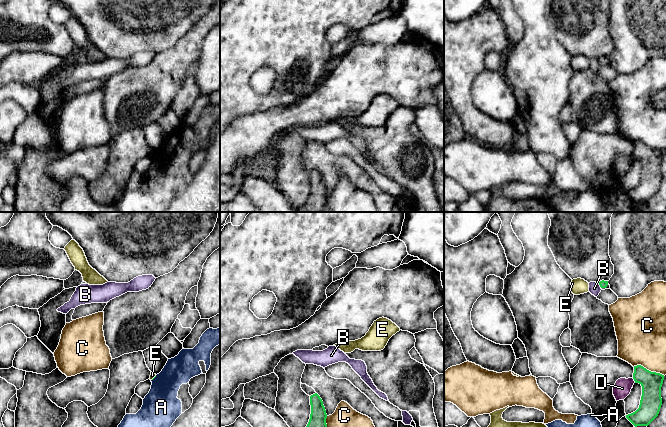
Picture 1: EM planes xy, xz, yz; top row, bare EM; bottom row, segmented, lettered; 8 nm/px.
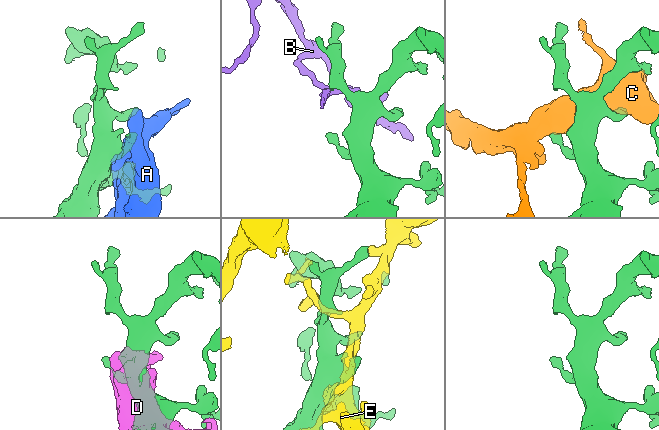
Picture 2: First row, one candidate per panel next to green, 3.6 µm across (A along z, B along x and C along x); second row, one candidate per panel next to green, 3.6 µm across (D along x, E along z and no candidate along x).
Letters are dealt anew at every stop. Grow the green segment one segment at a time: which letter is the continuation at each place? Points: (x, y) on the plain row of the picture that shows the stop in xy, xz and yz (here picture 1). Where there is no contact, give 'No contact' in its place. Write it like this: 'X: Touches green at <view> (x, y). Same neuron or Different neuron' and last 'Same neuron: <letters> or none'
A: Touches green at xy (154, 153). Different neuron
B: Touches green at yz (599, 60). Different neuron
C: Touches green at yz (648, 146). Different neuron
D: Touches green at yz (634, 156). Different neuron
E: Touches green at xy (154, 153). Different neuron
Same neuron: none

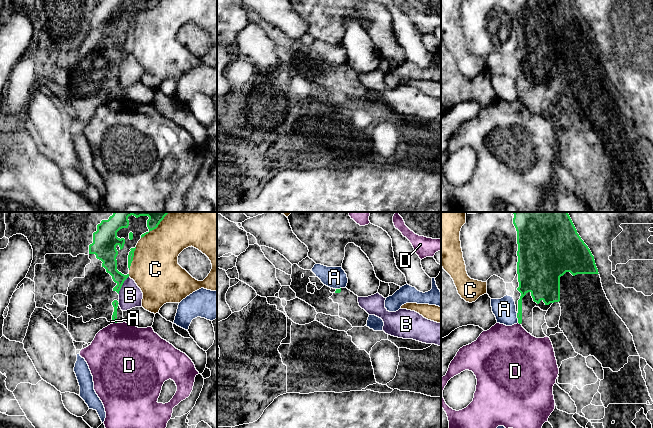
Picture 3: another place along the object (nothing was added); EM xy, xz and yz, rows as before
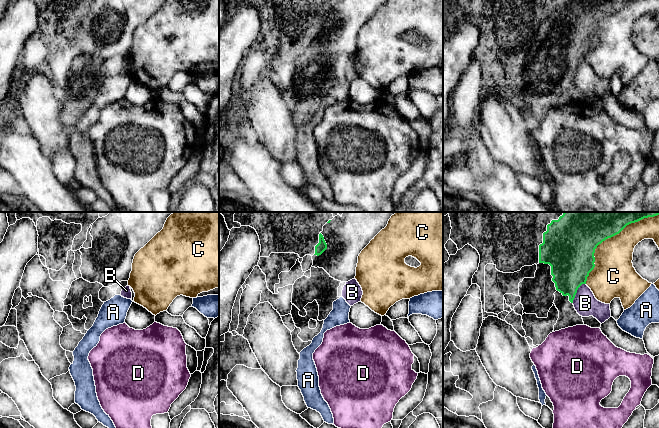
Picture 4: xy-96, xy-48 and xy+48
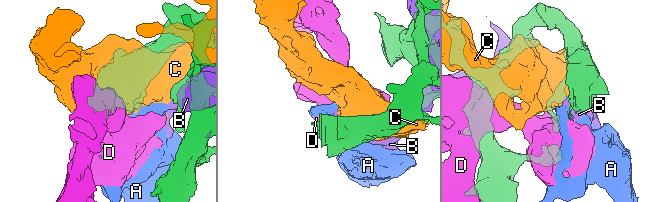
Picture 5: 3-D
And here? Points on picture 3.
A: Touches green at yz (517, 93). Different neuron
B: Touches green at xy (122, 60). Different neuron
C: Touches green at xy (132, 35). Different neuron
D: Touches green at xy (115, 98). Different neuron
Same neuron: none

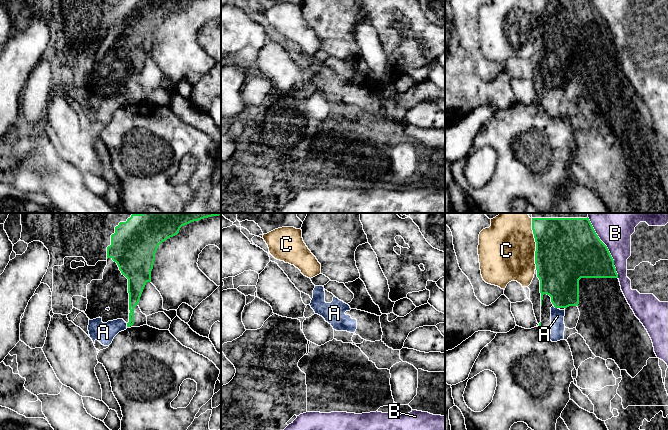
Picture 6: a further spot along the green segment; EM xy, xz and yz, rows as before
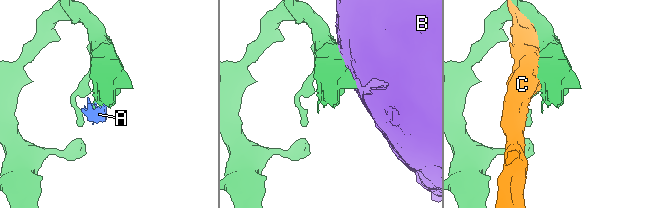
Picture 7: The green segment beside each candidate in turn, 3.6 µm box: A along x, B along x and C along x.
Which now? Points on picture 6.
A: Touches green at yz (555, 83). Same neuron
B: Touches green at yz (608, 27). Different neuron
C: Touches green at yz (536, 22). Different neuron
Same neuron: A

